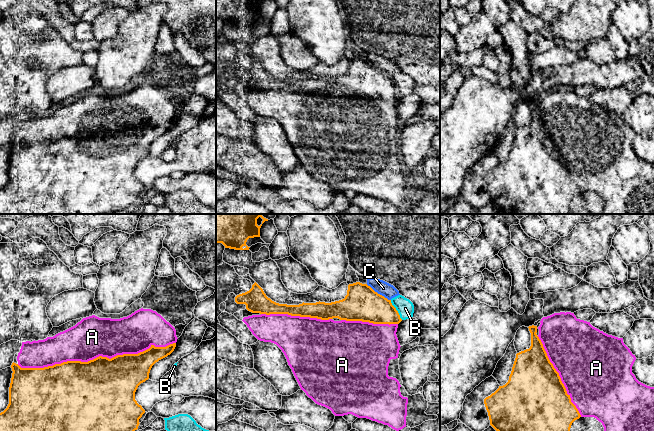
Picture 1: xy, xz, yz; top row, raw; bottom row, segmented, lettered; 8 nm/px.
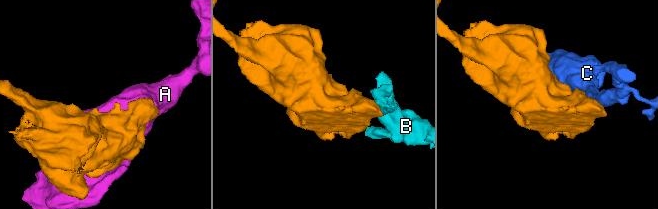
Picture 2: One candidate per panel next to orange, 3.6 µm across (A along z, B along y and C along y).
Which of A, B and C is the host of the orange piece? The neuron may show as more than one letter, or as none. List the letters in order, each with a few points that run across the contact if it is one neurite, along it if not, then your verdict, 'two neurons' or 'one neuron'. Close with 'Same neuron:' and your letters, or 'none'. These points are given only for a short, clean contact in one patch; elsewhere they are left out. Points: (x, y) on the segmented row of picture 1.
A: one neuron
B: xz (390, 300), (402, 319) | two neurons
C: two neurons
Same neuron: A

